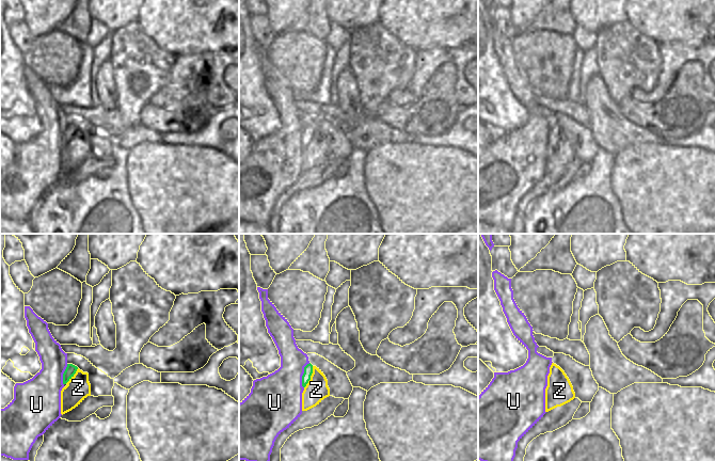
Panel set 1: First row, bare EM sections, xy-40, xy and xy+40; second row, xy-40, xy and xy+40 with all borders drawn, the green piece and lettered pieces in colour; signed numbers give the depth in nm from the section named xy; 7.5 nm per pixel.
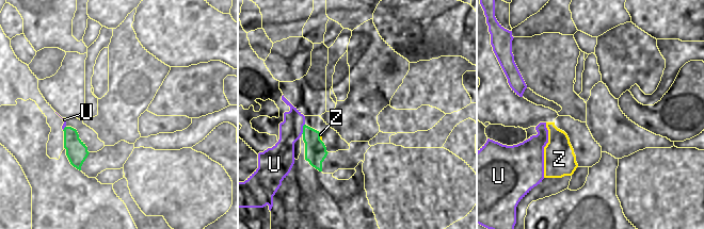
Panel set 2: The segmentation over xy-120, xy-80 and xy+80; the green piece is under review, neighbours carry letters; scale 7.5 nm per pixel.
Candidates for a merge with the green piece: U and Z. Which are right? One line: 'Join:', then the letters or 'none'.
Join: Z

